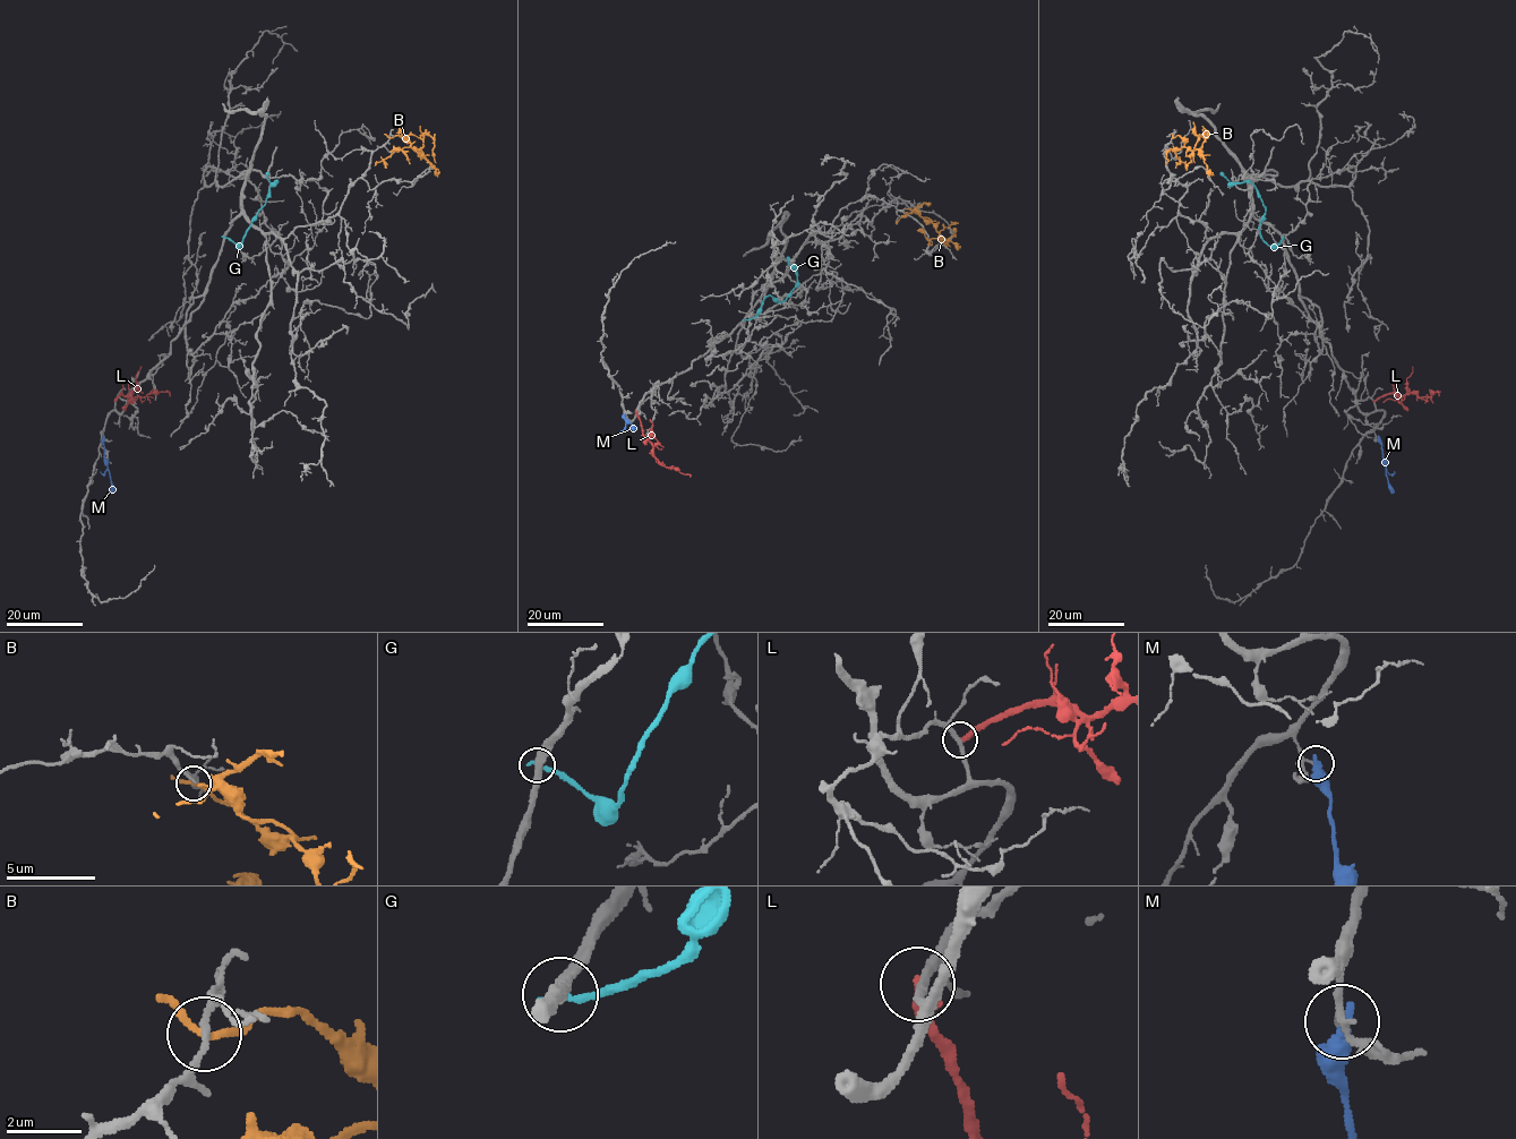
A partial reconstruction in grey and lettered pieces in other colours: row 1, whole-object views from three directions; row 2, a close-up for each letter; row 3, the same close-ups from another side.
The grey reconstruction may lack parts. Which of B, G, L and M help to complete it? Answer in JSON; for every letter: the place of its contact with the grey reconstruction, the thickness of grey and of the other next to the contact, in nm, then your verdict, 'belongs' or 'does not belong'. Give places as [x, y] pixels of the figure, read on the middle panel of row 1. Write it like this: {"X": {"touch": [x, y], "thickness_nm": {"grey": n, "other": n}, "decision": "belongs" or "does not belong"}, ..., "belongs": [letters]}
{"B": {"touch": [909, 210], "thickness_nm": {"grey": 180, "other": 190}, "decision": "does not belong"}, "G": {"touch": [744, 319], "thickness_nm": {"grey": 380, "other": 220}, "decision": "does not belong"}, "L": {"touch": [635, 410], "thickness_nm": {"grey": 240, "other": 180}, "decision": "does not belong"}, "M": {"touch": [624, 414], "thickness_nm": {"grey": 120, "other": 550}, "decision": "does not belong"}, "belongs": []}

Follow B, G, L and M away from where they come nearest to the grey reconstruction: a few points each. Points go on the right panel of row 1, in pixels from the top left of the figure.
B: (1173, 138), (1179, 136), (1192, 151), (1199, 150), (1206, 133), (1197, 140), (1193, 151), (1195, 162)
G: (1283, 237), (1269, 246), (1262, 239), (1259, 225), (1266, 207), (1256, 187), (1230, 182), (1219, 173)
L: (1373, 401), (1388, 394), (1415, 393), (1429, 396), (1438, 391), (1439, 396)
M: (1379, 437), (1392, 493)

